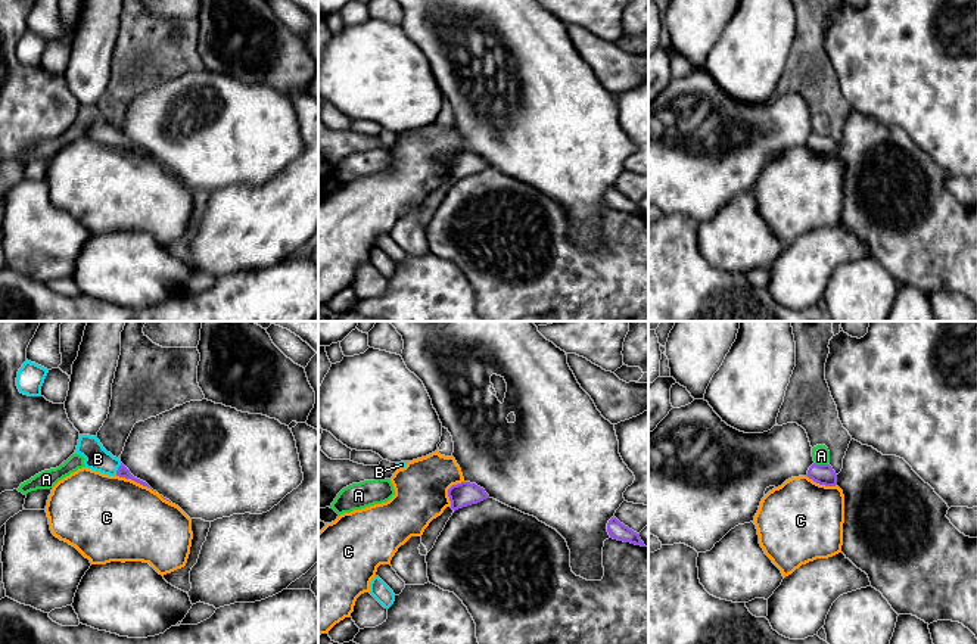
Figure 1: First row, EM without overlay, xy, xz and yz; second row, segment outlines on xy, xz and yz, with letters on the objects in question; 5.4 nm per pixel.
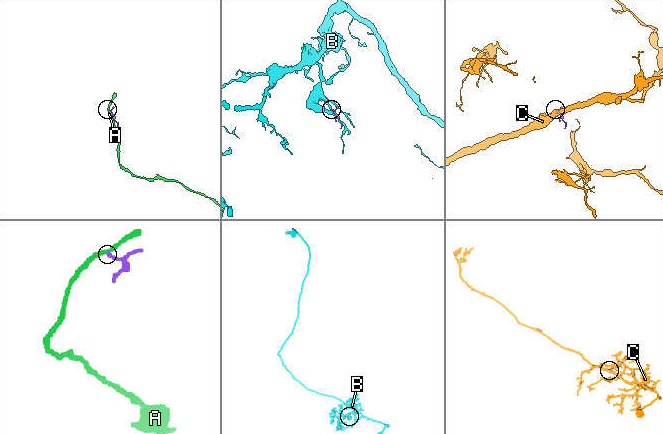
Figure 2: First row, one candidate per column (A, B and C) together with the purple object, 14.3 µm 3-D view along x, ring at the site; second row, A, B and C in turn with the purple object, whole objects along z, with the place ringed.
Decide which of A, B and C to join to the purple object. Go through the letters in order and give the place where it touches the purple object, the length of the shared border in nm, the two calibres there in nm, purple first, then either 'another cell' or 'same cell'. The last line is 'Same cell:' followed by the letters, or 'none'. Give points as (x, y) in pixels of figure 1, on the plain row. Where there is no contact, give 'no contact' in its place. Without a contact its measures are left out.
A: contact yz (821, 134); length 70 nm; calibres 110 and 100 nm; another cell
B: contact xy (118, 139); length 70 nm; calibres 60 and 130 nm; same cell
C: contact xy (136, 151); length 240 nm; calibres 60 and 460 nm; another cell
Same cell: B

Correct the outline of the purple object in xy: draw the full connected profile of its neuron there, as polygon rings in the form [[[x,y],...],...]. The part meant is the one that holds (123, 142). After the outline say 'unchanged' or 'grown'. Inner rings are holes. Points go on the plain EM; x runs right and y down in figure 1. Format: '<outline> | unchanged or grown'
[[[80,105],[78,115],[74,124],[80,124],[85,128],[84,136],[87,139],[109,146],[116,144],[119,147],[131,149],[143,156],[150,158],[146,152],[134,147],[119,128],[108,122],[97,109],[97,106]]] | grown

